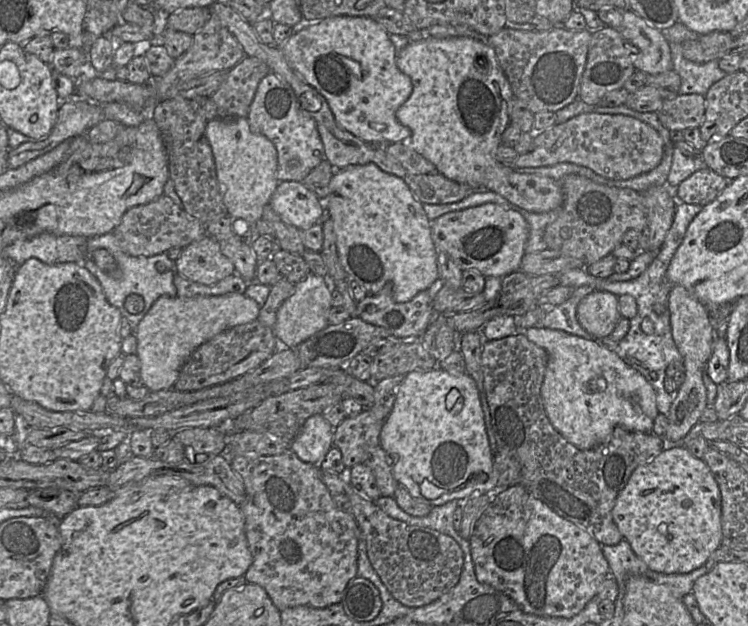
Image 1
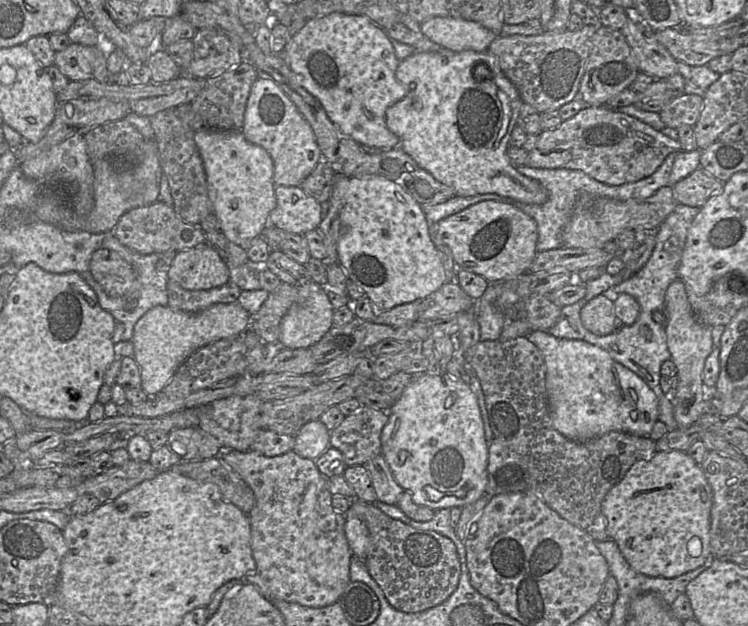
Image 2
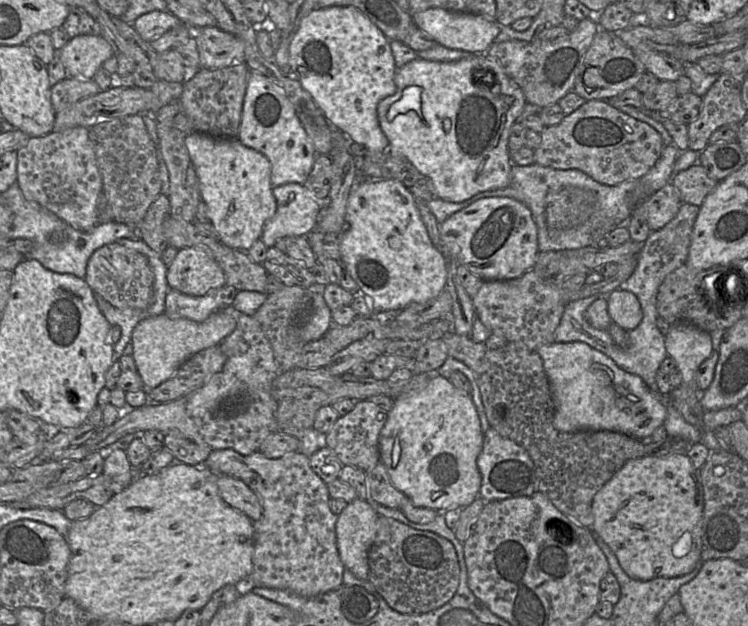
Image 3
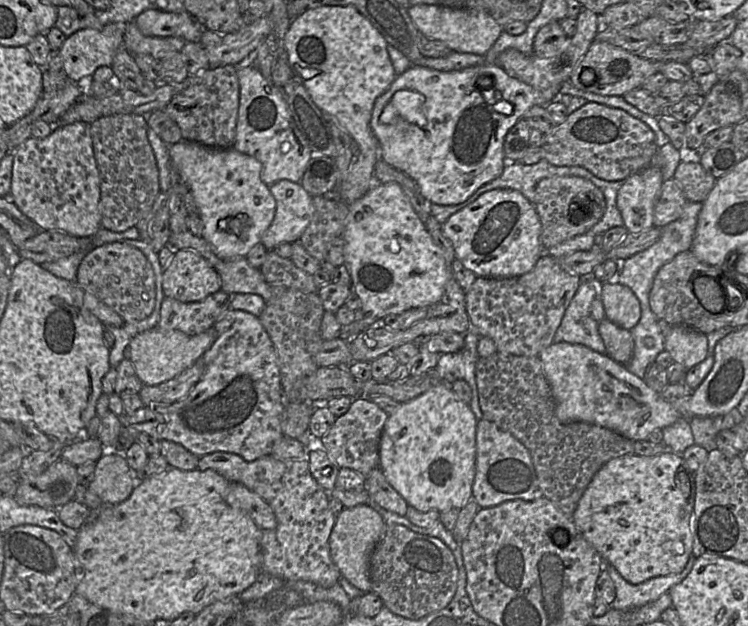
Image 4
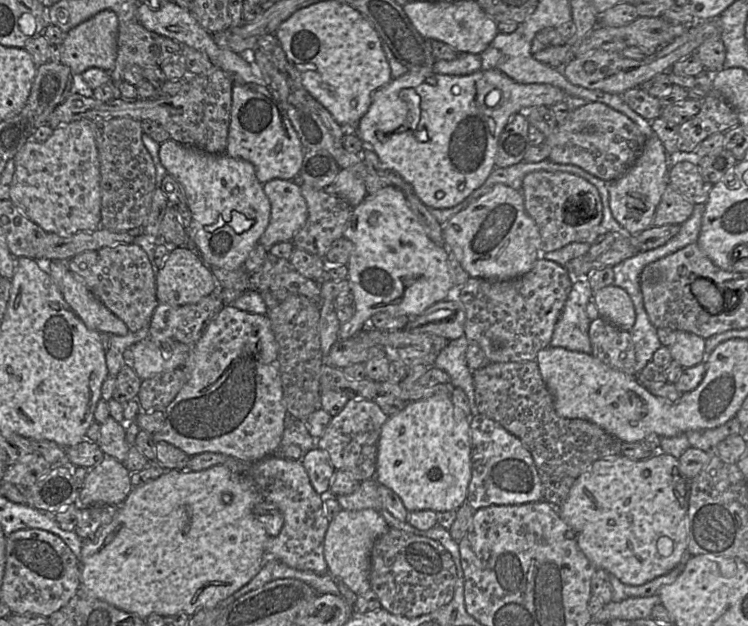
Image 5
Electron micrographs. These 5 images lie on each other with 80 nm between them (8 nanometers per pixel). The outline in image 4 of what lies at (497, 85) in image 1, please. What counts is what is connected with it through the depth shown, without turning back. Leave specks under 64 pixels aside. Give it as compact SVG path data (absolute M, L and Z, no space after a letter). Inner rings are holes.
M485 63L455 71L439 71L420 65L412 65L404 73L398 75L390 87L376 98L372 109L370 127L379 142L381 148L381 158L387 164L403 171L409 177L411 177L417 183L422 196L429 203L439 205L457 205L466 201L481 186L491 182L502 174L505 166L503 143L506 134L532 106L546 105L547 103L549 102L546 102L546 98L543 97L540 91L522 82L521 80L518 80L517 78L509 76L498 64ZM481 76L489 76L492 78L493 85L491 88L480 88L477 86L477 79ZM494 89L501 92L502 101L506 101L512 105L511 114L505 115L495 111L494 105L497 103L497 100L494 97Z

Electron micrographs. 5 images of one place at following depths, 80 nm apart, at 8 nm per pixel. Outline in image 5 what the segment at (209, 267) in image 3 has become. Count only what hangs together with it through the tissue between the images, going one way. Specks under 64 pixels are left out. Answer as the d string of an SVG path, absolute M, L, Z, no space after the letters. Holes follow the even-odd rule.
M185 245L173 249L156 275L159 303L172 306L196 304L217 289L217 279Z

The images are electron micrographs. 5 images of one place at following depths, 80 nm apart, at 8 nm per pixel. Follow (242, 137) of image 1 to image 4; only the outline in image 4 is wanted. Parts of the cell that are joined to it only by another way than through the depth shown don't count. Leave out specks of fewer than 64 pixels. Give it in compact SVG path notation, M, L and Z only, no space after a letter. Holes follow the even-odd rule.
M181 139L168 145L171 166L191 191L199 208L204 229L202 237L210 244L213 252L223 260L245 257L250 249L261 241L262 235L275 215L275 199L269 186L261 179L262 164L254 157L230 148L208 147L196 141Z

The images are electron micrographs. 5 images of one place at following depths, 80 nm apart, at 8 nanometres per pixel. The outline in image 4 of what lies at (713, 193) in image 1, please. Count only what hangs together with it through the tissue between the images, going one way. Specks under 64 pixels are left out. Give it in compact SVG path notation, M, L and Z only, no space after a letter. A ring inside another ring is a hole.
M681 161L674 176L689 202L703 203L713 189L716 178L705 171L700 163Z

